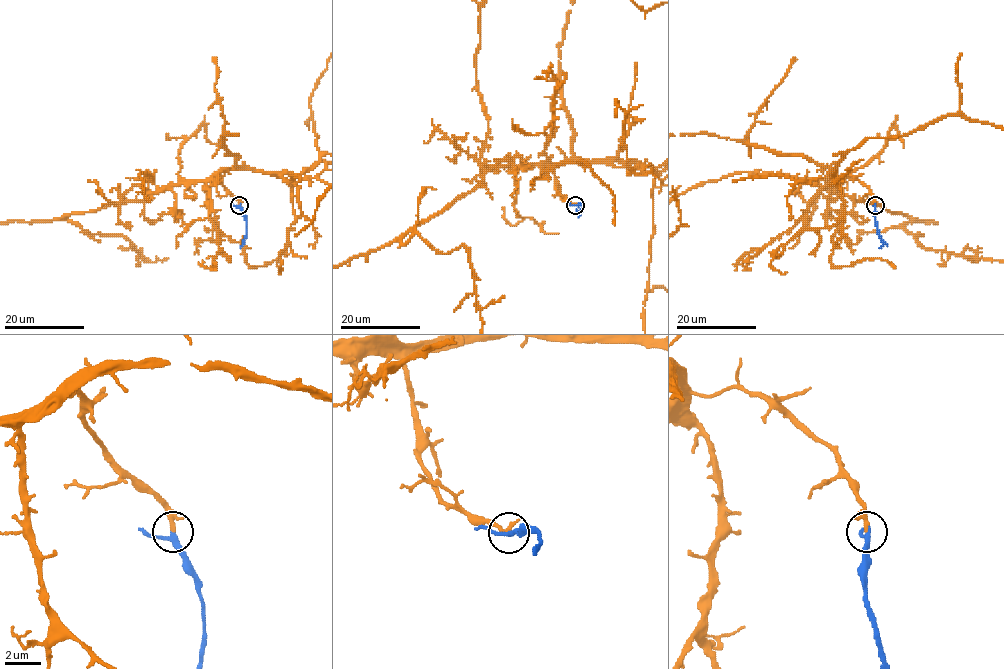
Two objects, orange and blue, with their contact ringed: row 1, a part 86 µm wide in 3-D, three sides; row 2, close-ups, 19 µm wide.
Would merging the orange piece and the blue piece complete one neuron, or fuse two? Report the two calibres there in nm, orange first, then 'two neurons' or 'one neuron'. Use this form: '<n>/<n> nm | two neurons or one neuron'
180/240 nm | one neuron

